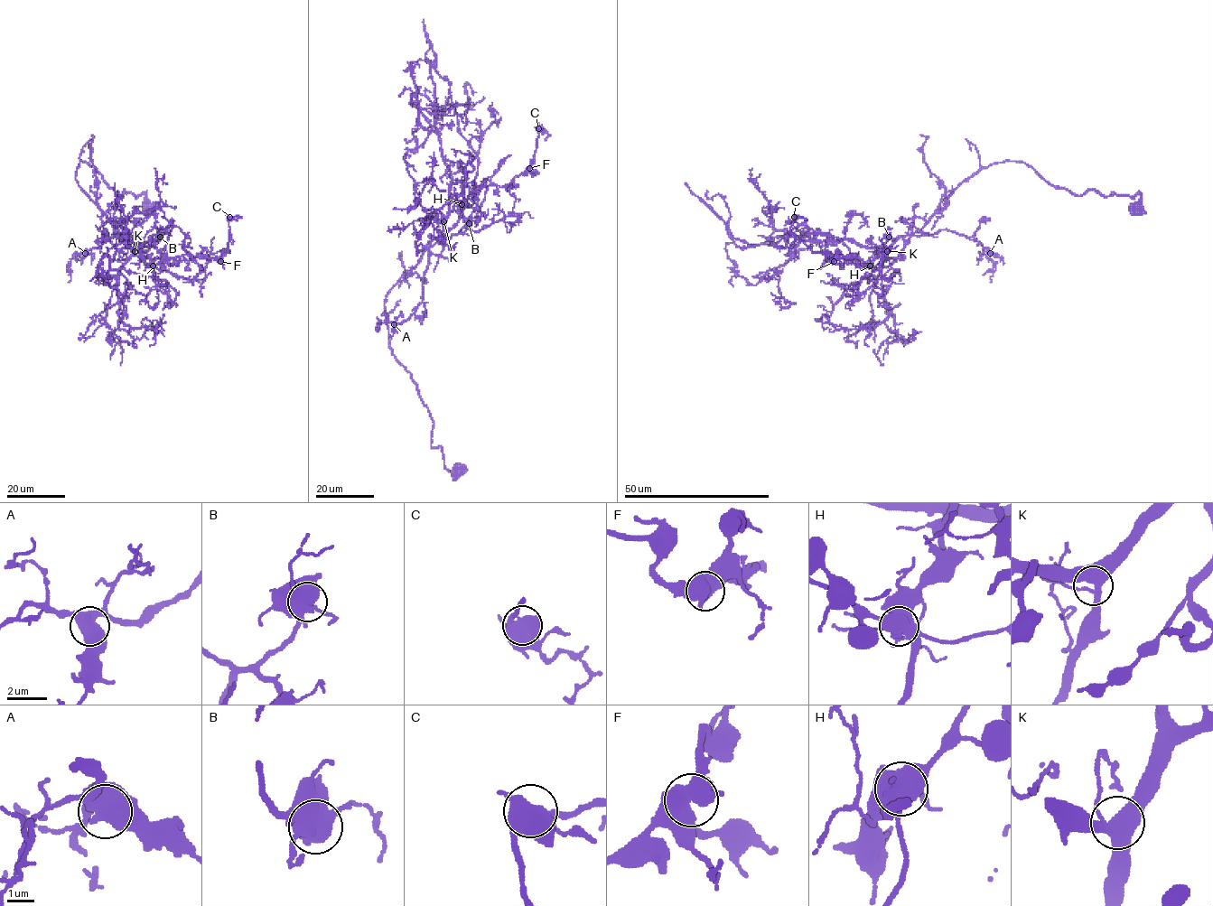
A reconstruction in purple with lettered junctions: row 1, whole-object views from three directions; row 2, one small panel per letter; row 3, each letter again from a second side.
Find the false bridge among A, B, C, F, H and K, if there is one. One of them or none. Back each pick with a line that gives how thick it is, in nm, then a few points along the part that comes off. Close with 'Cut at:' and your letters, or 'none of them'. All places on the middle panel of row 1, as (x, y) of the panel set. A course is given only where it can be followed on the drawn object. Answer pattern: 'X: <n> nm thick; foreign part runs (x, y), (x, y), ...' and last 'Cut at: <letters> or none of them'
H: 600 nm thick; foreign part runs (461, 204), (473, 188), (478, 154), (458, 129), (450, 82), (434, 70), (435, 53), (424, 31), (424, 19)
Cut at: H

